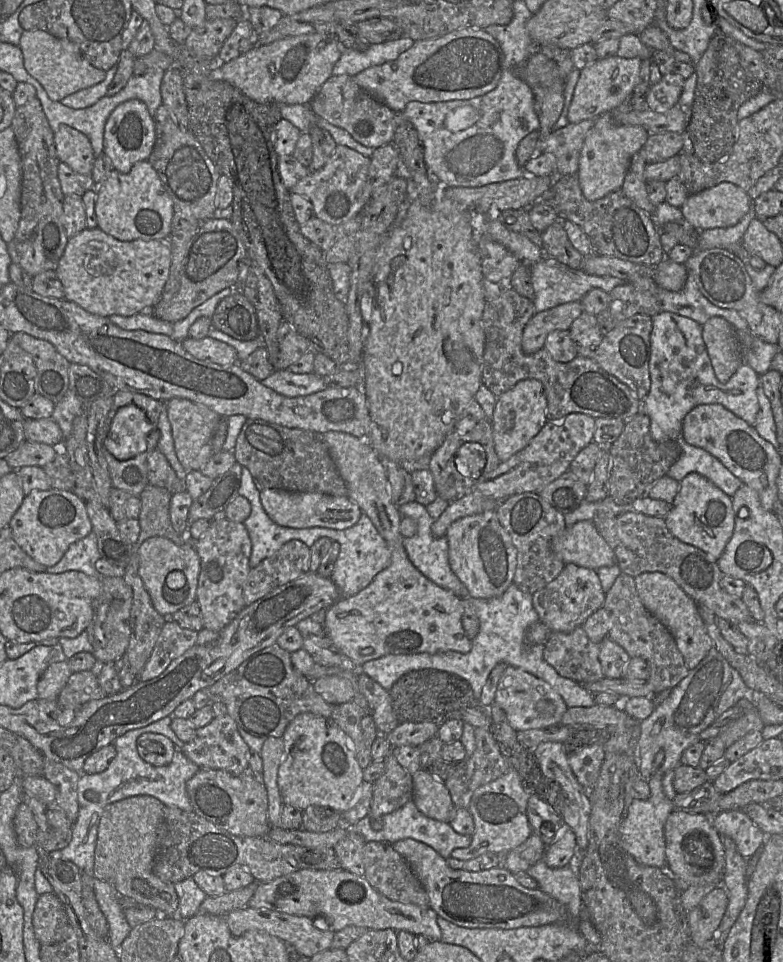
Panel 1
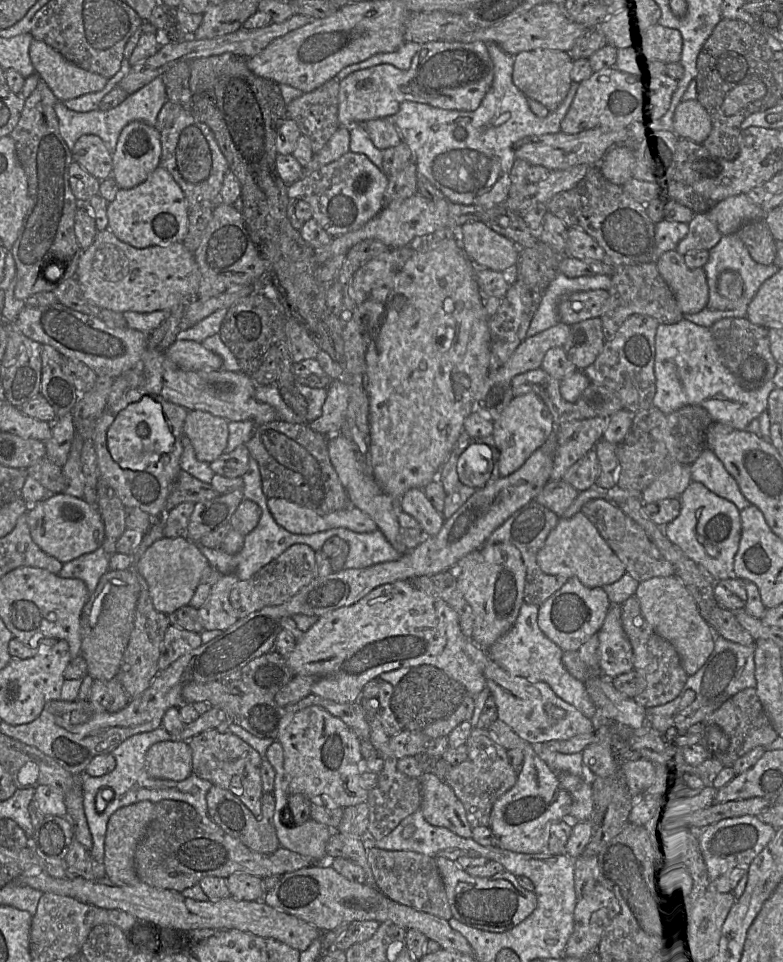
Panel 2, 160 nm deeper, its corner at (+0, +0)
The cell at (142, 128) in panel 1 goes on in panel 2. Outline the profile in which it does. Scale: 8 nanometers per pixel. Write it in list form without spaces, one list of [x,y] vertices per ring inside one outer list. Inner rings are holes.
[[[131,122],[122,130],[112,154],[111,176],[119,188],[133,188],[159,166],[160,157],[161,142],[156,128]]]

